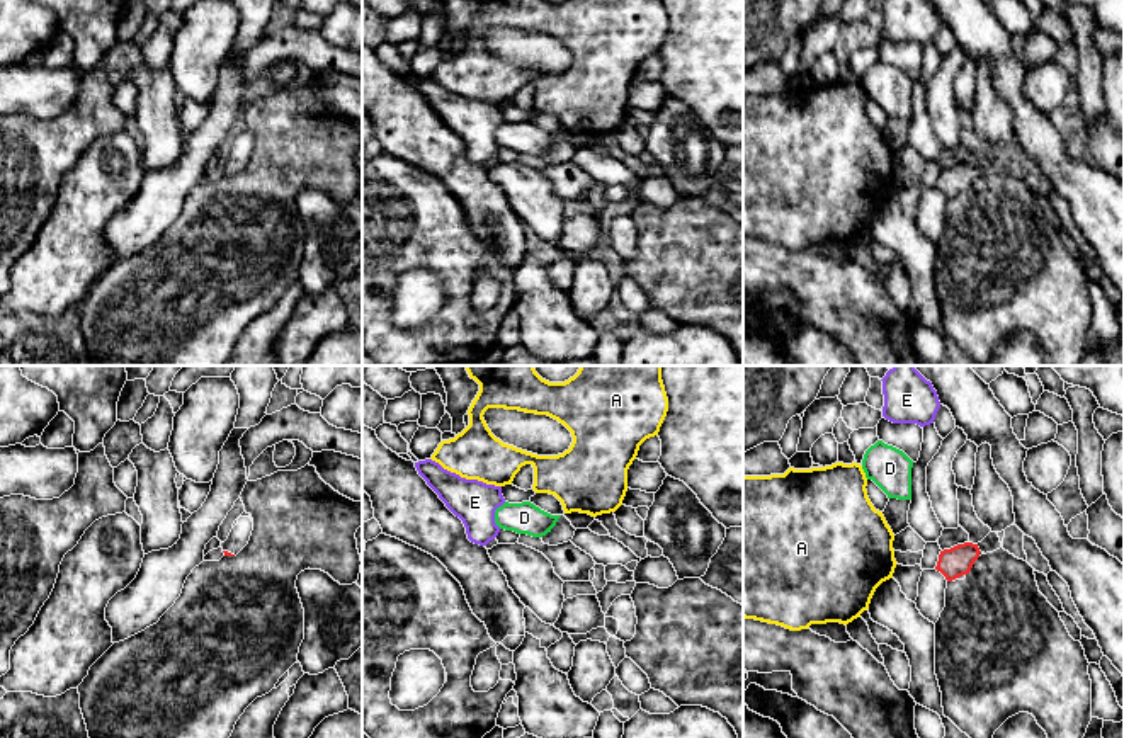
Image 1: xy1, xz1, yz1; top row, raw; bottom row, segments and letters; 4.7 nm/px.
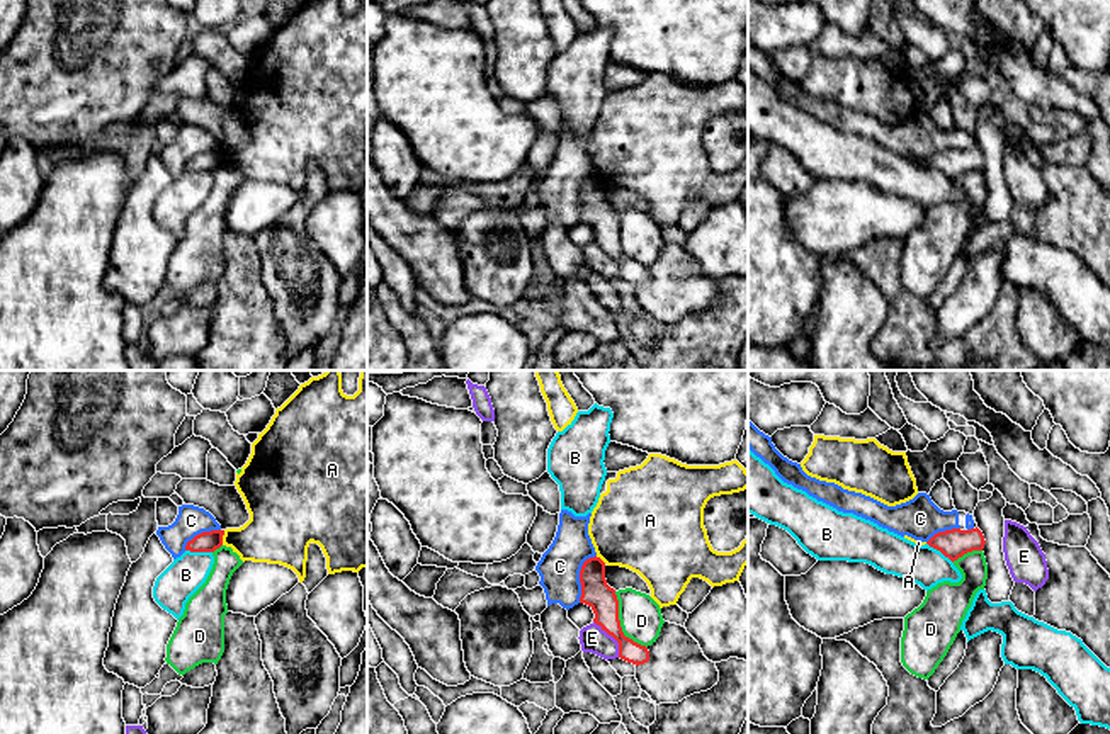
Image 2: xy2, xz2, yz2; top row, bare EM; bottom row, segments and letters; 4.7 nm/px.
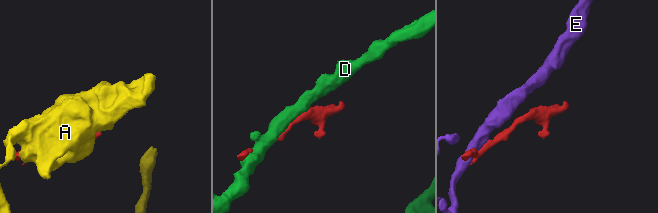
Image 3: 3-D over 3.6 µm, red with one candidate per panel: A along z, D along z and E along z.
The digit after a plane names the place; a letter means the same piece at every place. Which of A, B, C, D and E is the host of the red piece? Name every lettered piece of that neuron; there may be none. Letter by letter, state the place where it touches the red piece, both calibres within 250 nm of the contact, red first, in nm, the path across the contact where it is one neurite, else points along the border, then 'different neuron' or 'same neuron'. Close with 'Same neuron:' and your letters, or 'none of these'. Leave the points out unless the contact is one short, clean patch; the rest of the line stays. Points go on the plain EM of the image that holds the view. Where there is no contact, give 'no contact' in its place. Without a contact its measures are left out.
A: contact xy2 (221, 157); calibres 100 and 280 nm; border xy2 (225, 150), (221, 163); different neuron
B: contact xy2 (199, 170); calibres 100 and 180 nm; border xy2 (186, 169), (211, 172); different neuron
C: contact xz2 (580, 196); calibres 140 and 200 nm; border xz2 (595, 174), (582, 186), (578, 221); different neuron
D: contact xz2 (619, 243); calibres 140 and 200 nm; different neuron
E: contact xz2 (612, 255); calibres 140 and 120 nm; border xz2 (594, 240), (617, 262), (619, 276); different neuron
Same neuron: none of these

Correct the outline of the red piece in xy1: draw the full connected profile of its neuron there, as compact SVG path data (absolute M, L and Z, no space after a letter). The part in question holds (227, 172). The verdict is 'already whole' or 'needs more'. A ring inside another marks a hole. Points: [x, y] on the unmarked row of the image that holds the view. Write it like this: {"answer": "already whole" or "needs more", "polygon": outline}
{"answer": "needs more", "polygon": "M243 131L233 143L233 148L224 162L221 162L224 175L236 175L250 160L253 138Z"}

